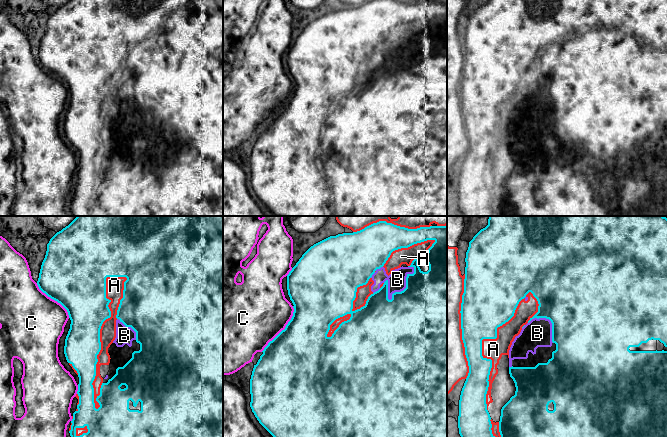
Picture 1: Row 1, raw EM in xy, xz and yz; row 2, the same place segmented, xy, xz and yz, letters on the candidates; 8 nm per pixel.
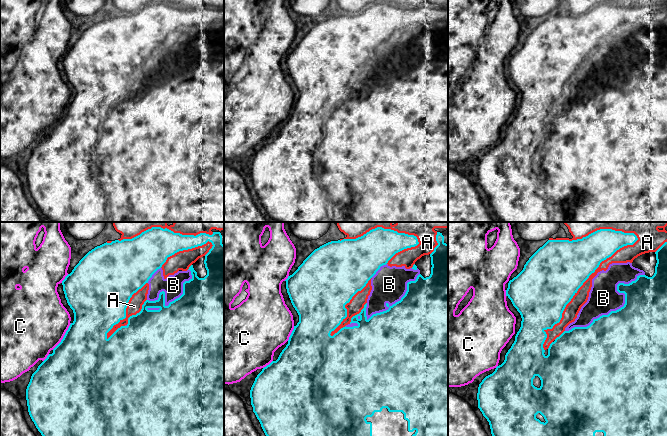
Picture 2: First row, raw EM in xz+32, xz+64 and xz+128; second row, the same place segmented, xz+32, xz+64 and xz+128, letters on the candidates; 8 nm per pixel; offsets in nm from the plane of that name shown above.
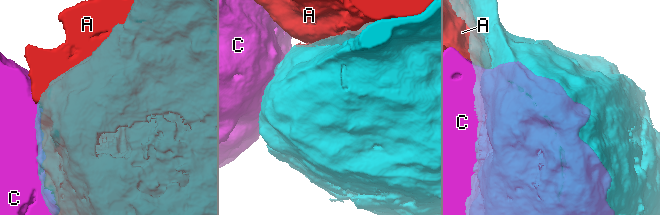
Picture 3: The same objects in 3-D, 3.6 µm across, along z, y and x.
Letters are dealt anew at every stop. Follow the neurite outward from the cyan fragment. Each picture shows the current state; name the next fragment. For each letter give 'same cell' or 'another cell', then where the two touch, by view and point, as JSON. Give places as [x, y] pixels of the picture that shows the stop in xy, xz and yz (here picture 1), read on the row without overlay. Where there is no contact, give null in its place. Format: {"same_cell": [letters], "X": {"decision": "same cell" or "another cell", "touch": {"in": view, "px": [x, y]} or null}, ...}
{"same_cell": ["B"], "A": {"decision": "another cell", "touch": {"in": "xy", "px": [99, 110]}}, "B": {"decision": "same cell", "touch": {"in": "xz", "px": [406, 61]}}, "C": {"decision": "another cell", "touch": {"in": "xz", "px": [284, 105]}}}

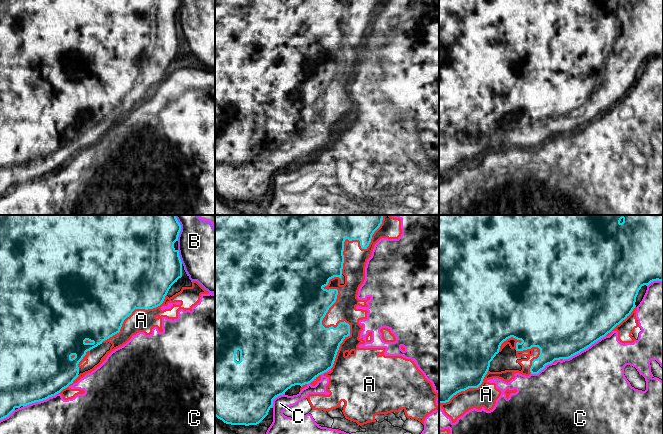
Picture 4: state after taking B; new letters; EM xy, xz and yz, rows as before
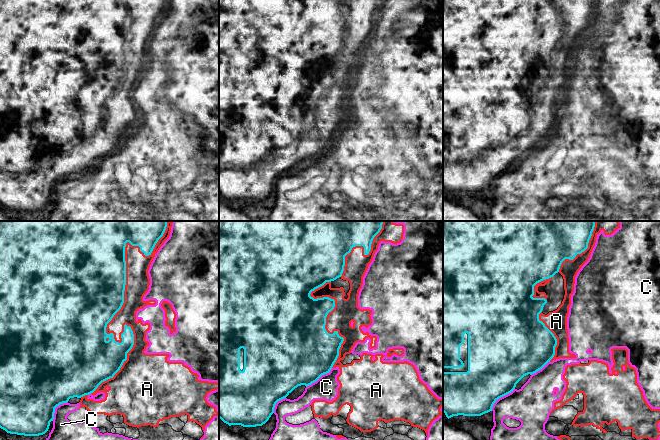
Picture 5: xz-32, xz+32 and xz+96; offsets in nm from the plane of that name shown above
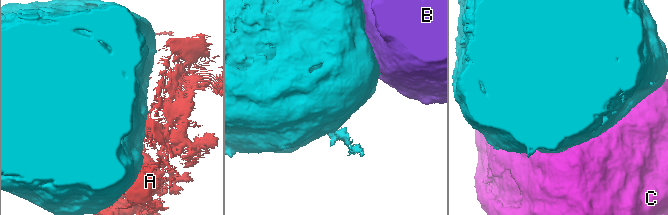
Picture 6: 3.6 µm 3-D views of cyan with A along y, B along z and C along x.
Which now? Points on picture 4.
{"same_cell": [], "A": {"decision": "another cell", "touch": {"in": "xz", "px": [326, 104]}}, "B": {"decision": "another cell", "touch": {"in": "xy", "px": [179, 8]}}, "C": {"decision": "another cell", "touch": {"in": "yz", "px": [584, 125]}}}

